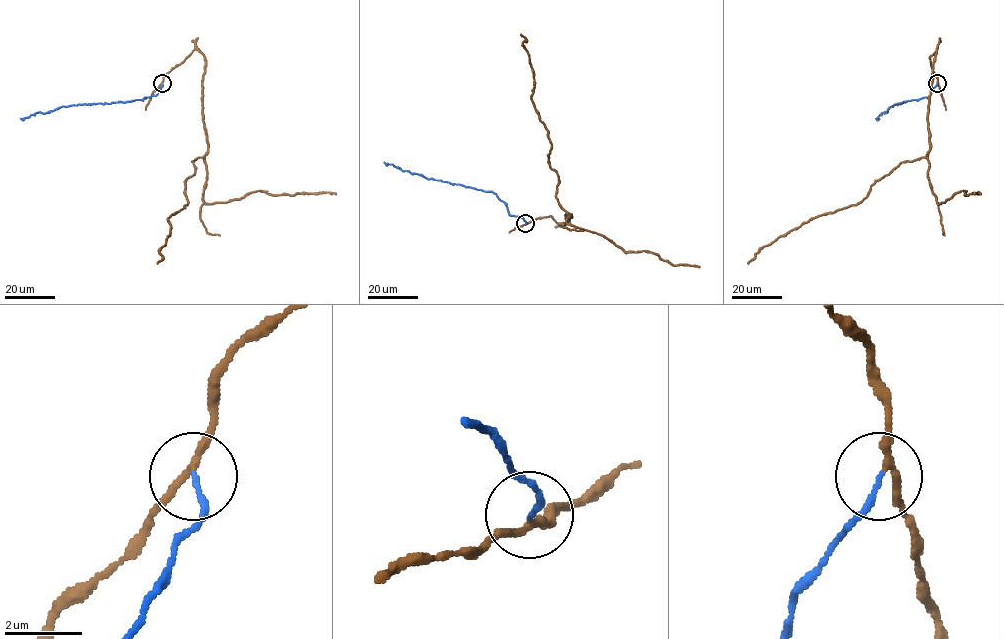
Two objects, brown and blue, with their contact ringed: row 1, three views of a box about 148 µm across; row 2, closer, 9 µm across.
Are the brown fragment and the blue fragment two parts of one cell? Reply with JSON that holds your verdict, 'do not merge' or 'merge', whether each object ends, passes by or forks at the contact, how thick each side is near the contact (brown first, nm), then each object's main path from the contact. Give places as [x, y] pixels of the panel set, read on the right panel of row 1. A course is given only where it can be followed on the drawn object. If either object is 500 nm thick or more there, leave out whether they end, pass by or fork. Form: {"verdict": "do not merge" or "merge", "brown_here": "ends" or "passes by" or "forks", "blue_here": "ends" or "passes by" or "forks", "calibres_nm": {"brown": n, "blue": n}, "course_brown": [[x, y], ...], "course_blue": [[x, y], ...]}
{"verdict": "merge", "brown_here": "passes by", "blue_here": "ends", "calibres_nm": {"brown": 170, "blue": 130}, "course_brown": [[937, 83], [930, 57], [937, 49], [924, 157], [902, 162], [857, 203], [803, 222], [747, 263]], "course_blue": [[937, 83], [929, 97], [893, 105], [875, 118]]}

